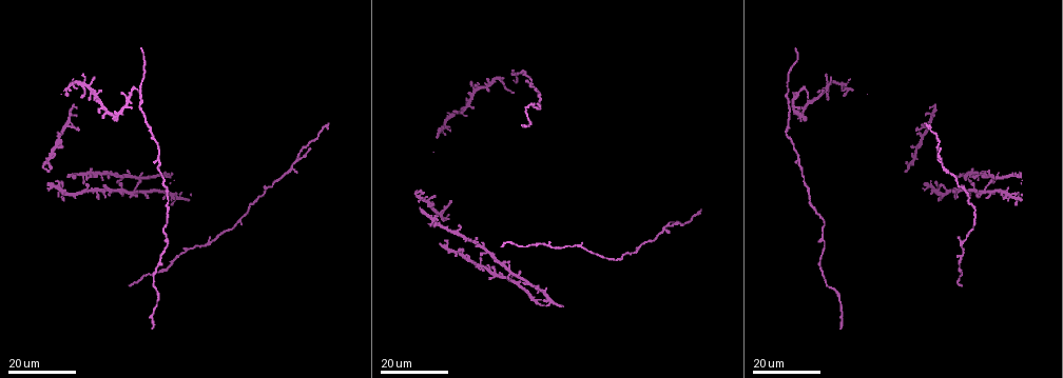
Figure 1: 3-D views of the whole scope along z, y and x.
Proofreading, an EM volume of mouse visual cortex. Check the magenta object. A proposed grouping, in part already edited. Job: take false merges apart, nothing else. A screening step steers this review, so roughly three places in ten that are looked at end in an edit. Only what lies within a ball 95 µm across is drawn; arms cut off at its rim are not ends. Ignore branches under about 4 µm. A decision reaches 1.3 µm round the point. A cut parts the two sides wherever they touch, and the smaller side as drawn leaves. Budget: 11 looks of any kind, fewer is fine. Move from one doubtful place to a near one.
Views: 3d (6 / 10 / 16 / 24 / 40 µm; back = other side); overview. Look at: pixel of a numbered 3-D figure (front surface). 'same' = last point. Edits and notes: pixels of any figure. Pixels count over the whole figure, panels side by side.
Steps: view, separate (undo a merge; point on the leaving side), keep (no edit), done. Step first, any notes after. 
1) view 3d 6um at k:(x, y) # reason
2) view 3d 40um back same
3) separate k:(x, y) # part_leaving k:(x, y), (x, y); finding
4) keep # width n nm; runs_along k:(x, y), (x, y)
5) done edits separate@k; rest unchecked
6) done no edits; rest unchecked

view 3d 24um at 1:(127, 102)

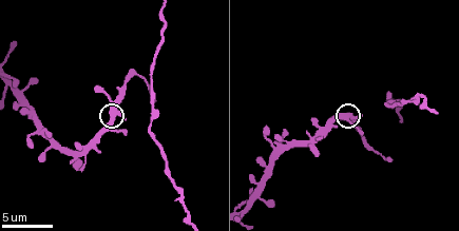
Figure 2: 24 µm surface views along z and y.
view 3d 6um at 2:(117, 112) # zoom in

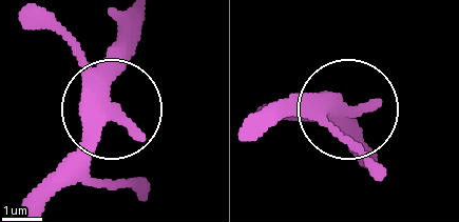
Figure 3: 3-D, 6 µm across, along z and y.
keep # runs_along 3:(21, 206), (108, 106), (121, 19); continuous, no second cell

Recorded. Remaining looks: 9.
view 3d 16um at 1:(942, 163) # a fork

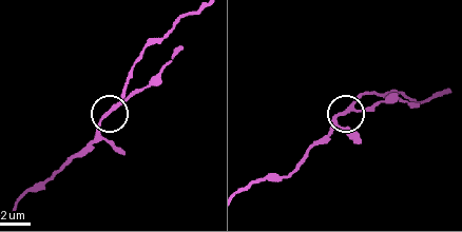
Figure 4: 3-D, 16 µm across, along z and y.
view 3d 6um at 4:(117, 106)

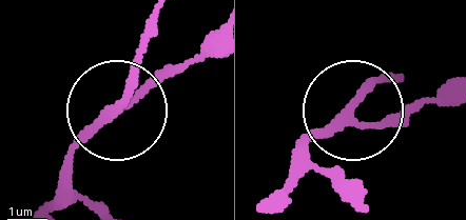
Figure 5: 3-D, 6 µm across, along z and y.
keep # arms 3; runs_along 5:(42, 210), (83, 139), (211, 41); one cell here

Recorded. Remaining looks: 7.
view 3d 16um at 1:(242, 221) # side arm on a straight run

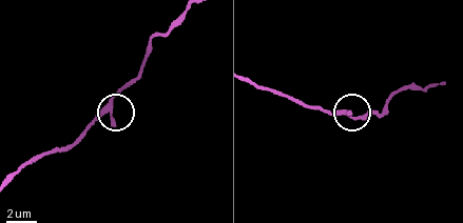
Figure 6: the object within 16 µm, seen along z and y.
view 3d 10um at 6:(112, 102)

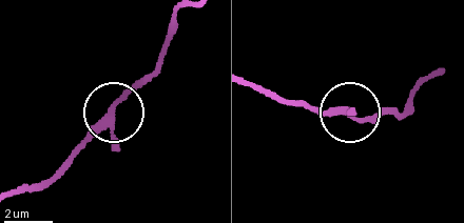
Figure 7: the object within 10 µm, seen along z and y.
keep # runs_along 7:(16, 194), (46, 182), (159, 69); continuous, no second cell

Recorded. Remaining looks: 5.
view 3d 16um at 1:(135, 188) # four or more arms meet

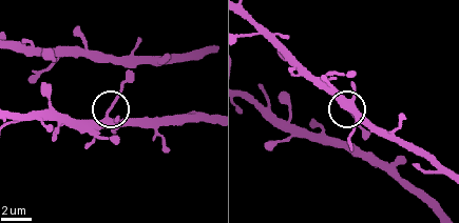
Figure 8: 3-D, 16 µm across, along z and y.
view 3d 10um at 8:(107, 116)

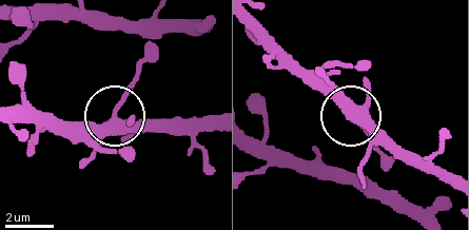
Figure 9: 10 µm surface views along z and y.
keep # width 340 nm; runs_along 9:(15, 117), (111, 121), (128, 88), (152, 59); continuous, no second cell

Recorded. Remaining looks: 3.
view 3d 24um at 1:(186, 251) # branch point

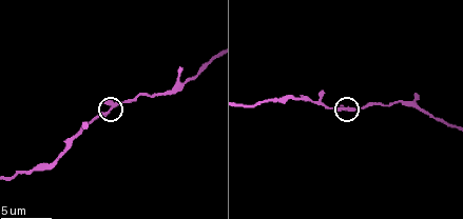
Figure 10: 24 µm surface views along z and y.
view 3d 6um at 10:(115, 106)

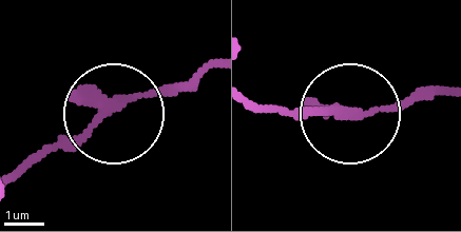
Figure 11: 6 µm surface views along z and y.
keep # width 230 nm; one cell here

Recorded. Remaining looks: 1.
done no edits; rest unchecked

